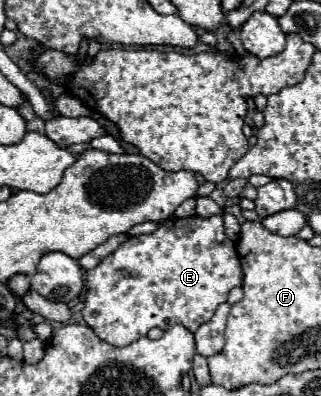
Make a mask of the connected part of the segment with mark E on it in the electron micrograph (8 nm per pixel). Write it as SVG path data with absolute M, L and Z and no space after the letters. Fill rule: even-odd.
M220 215L212 217L174 217L158 225L154 233L130 237L114 253L102 259L94 269L86 273L86 303L84 303L84 321L88 327L106 343L114 347L126 347L136 339L144 337L152 327L168 329L174 325L184 325L194 333L202 323L214 317L214 311L220 303L226 303L228 293L234 287L242 285L242 267L236 255L234 241L224 235L224 223Z

